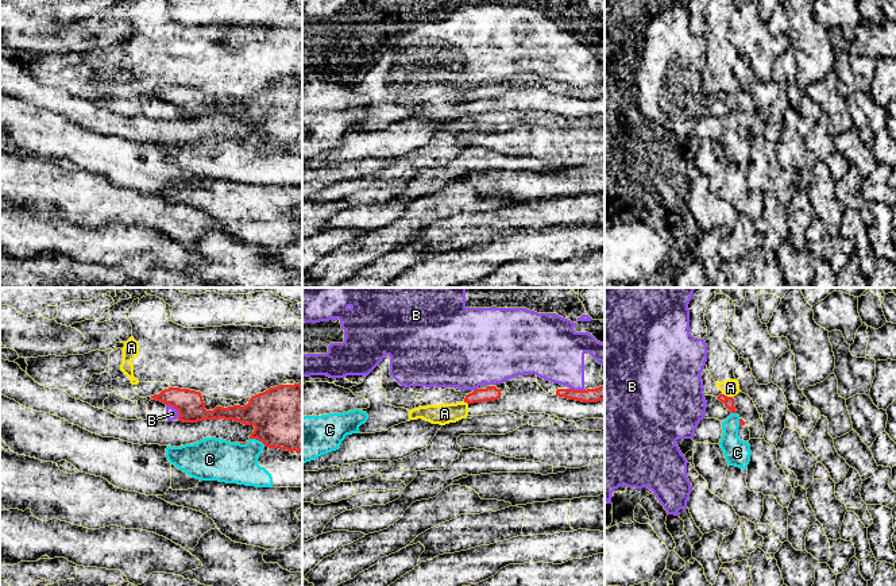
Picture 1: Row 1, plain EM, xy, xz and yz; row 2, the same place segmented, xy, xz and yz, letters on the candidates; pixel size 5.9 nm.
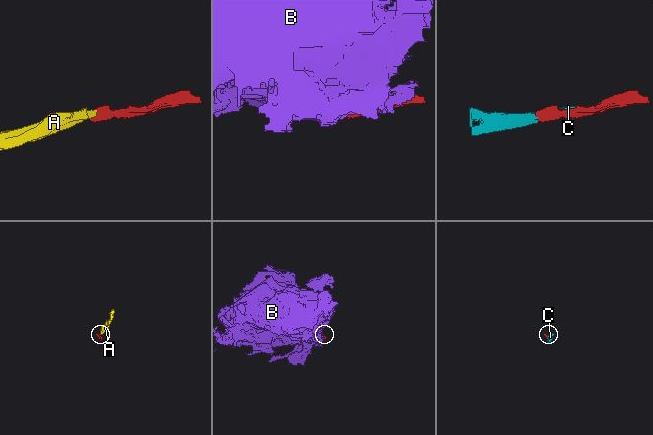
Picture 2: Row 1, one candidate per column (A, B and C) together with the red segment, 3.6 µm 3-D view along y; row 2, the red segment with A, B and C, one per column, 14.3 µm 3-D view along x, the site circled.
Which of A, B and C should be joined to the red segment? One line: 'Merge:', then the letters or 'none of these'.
Merge: none of these

